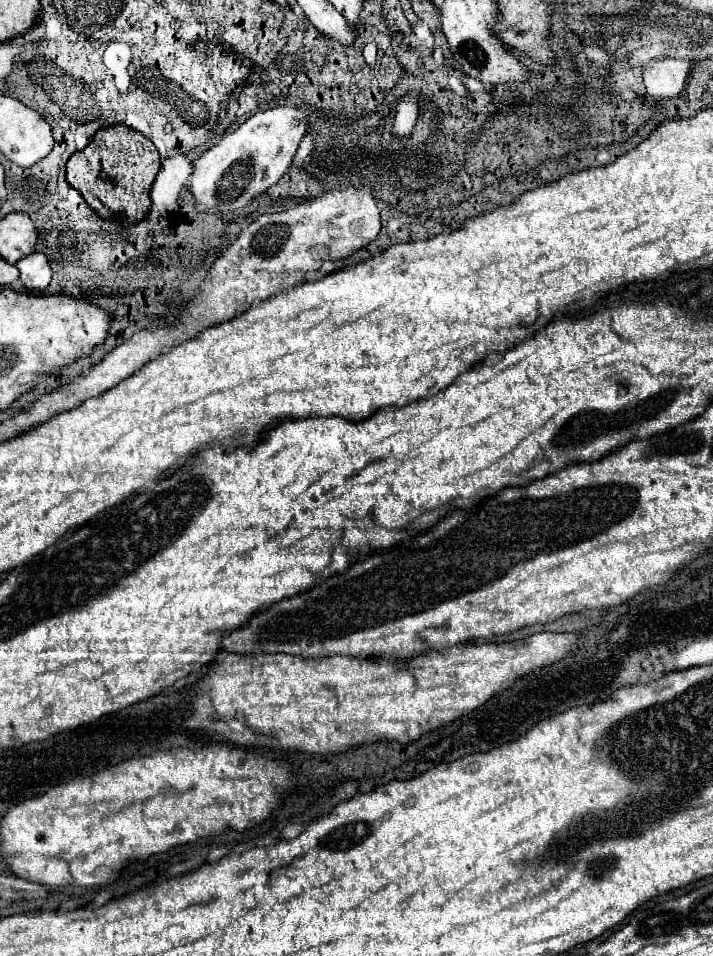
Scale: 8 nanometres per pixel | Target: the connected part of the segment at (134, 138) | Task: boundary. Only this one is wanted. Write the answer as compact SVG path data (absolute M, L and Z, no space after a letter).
M108 126L94 134L92 142L70 156L66 162L66 180L88 202L88 206L104 218L122 218L138 222L150 210L150 186L160 170L156 146L128 126Z

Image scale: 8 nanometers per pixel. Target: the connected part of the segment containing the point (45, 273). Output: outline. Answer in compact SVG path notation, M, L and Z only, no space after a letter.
M36 250L16 262L16 268L20 270L20 280L28 290L46 290L50 284L50 264L48 258Z

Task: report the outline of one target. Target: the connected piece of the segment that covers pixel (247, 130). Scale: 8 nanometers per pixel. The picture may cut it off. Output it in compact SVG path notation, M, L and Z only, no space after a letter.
M284 104L250 116L234 134L224 136L220 144L206 150L196 162L190 180L196 208L206 212L234 212L246 206L256 194L268 190L290 170L306 128L308 108L302 106Z

